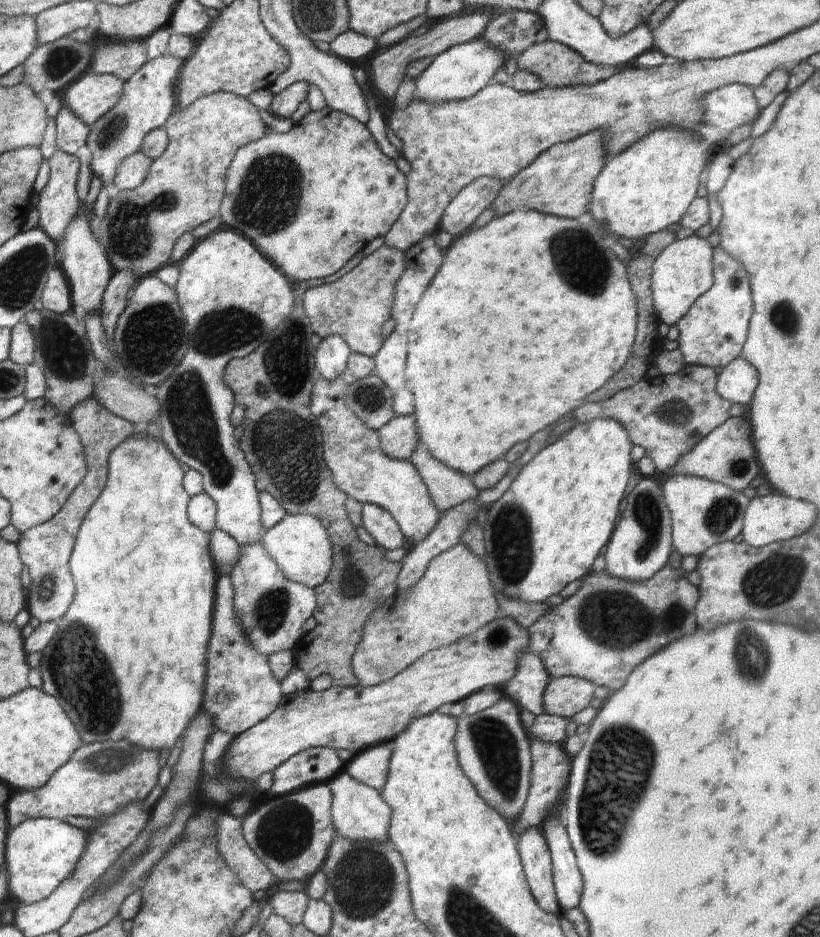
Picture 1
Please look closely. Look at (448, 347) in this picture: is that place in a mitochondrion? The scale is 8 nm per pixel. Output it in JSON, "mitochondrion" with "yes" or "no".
{"mitochondrion":"no"}

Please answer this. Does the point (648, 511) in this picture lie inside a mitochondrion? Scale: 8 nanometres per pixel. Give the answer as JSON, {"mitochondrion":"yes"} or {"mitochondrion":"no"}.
{"mitochondrion":"yes"}

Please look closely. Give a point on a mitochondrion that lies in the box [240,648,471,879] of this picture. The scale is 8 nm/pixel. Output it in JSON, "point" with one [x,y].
{"point":[286,831]}

